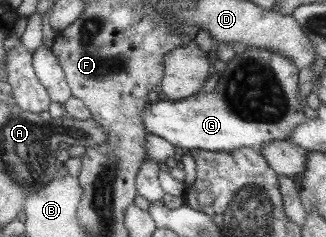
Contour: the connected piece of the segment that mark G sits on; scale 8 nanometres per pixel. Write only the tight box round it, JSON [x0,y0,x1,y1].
[141,48,306,153]

